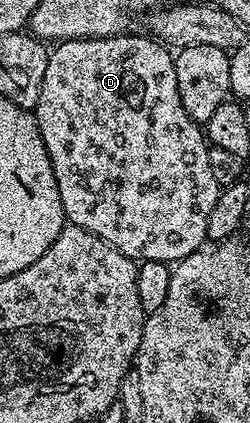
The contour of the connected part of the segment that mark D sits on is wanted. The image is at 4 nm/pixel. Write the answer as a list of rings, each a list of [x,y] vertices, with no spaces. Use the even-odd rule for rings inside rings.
[[[133,33],[117,34],[114,38],[76,38],[56,43],[49,50],[47,72],[43,72],[43,88],[39,92],[35,117],[39,132],[43,136],[43,144],[47,148],[47,156],[51,160],[51,168],[55,172],[55,184],[59,188],[59,200],[63,200],[66,223],[99,236],[99,240],[111,244],[111,248],[123,252],[123,256],[133,259],[138,264],[142,262],[176,264],[206,245],[209,237],[207,220],[211,216],[211,208],[215,208],[215,200],[221,194],[222,187],[218,186],[215,175],[211,173],[210,145],[206,135],[202,127],[195,120],[191,120],[191,116],[187,116],[183,100],[179,100],[174,55],[152,37],[140,38]]]

